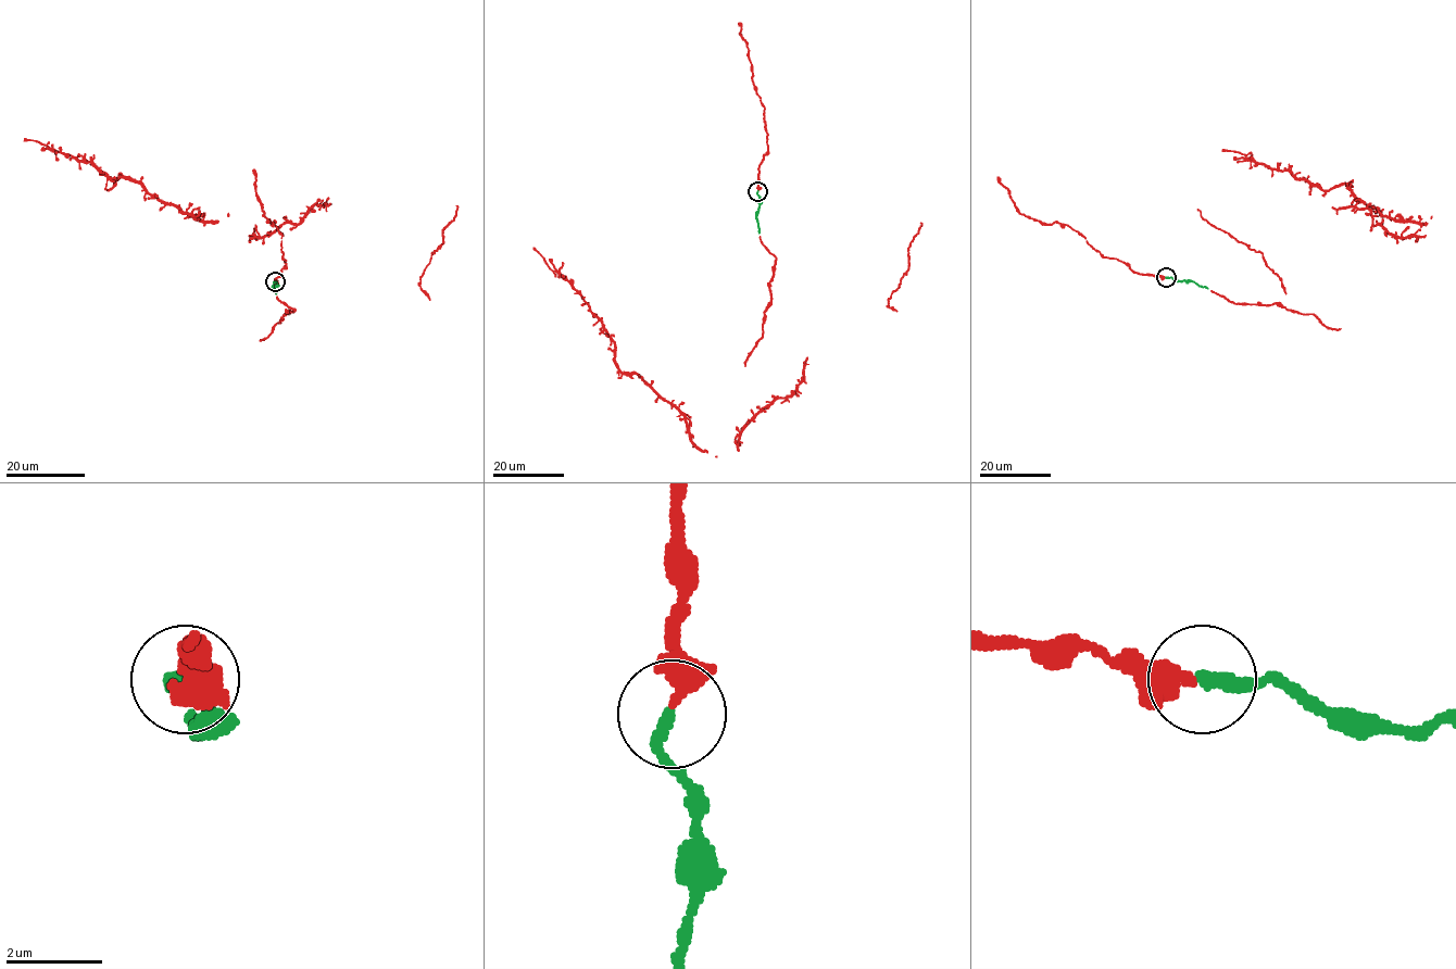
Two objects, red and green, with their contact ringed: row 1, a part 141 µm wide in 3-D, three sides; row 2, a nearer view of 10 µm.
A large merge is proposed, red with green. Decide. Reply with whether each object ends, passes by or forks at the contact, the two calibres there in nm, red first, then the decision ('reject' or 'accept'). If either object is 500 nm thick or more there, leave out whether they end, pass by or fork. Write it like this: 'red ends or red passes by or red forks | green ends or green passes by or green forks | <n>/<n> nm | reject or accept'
red forks | green ends | 240/240 nm | accept

